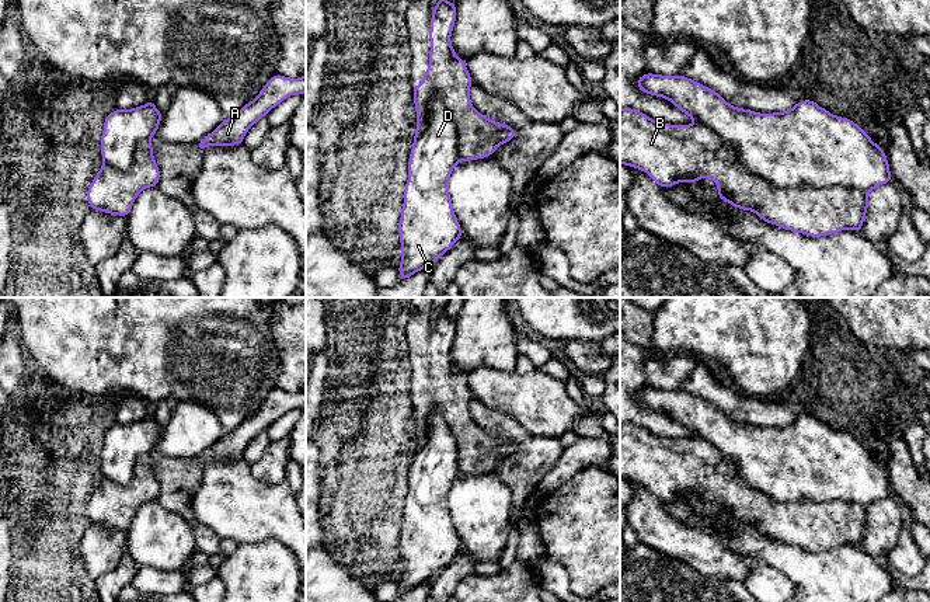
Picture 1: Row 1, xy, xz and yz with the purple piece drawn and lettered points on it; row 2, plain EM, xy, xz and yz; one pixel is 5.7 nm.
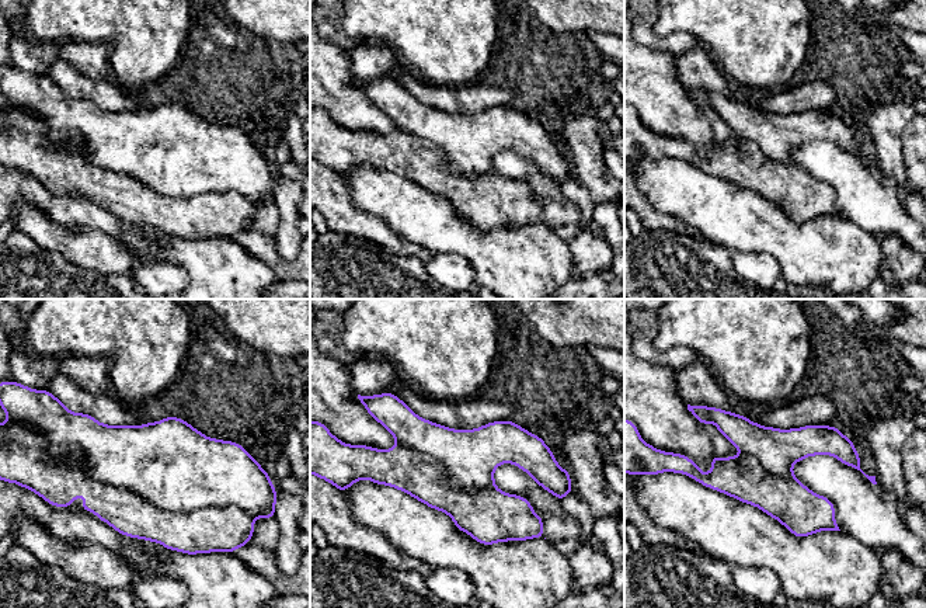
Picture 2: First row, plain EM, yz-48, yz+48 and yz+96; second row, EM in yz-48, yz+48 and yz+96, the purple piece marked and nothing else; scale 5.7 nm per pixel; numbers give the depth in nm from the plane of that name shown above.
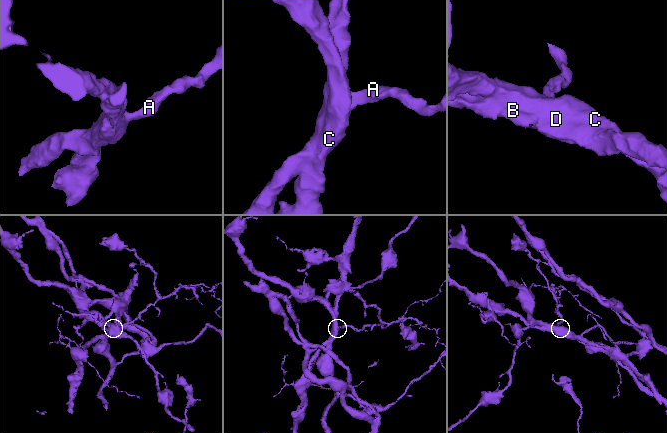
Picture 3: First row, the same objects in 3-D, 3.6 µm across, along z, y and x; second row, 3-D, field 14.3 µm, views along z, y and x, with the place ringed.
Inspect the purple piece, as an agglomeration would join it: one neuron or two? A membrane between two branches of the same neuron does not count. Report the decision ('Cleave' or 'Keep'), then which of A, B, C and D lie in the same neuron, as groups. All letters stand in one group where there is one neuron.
Keep. Groups: A B C D

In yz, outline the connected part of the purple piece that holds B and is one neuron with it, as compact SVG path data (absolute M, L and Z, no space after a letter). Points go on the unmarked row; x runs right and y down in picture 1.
M645 387L635 400L645 408L666 413L696 435L693 439L661 438L634 422L620 422L620 479L642 484L661 502L708 491L718 498L717 511L727 518L753 525L781 543L821 551L842 544L861 546L867 508L894 495L884 463L851 434L833 429L812 414L802 414L784 427L759 428L728 418L717 406L683 389Z

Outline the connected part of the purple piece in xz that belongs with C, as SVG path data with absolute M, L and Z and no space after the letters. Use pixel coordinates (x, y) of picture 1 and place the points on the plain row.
M439 312L431 331L429 382L424 386L424 397L412 400L417 425L417 446L408 474L408 494L404 502L404 518L398 536L401 577L398 584L403 595L449 566L463 550L449 509L449 493L460 476L492 470L497 462L516 450L516 445L480 428L470 415L469 404L473 393L466 376L456 370L450 349L456 337L457 319Z

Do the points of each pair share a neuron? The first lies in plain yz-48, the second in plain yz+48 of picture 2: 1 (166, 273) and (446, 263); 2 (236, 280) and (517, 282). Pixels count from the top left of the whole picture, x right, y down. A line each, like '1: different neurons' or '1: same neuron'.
1: same neuron
2: same neuron

